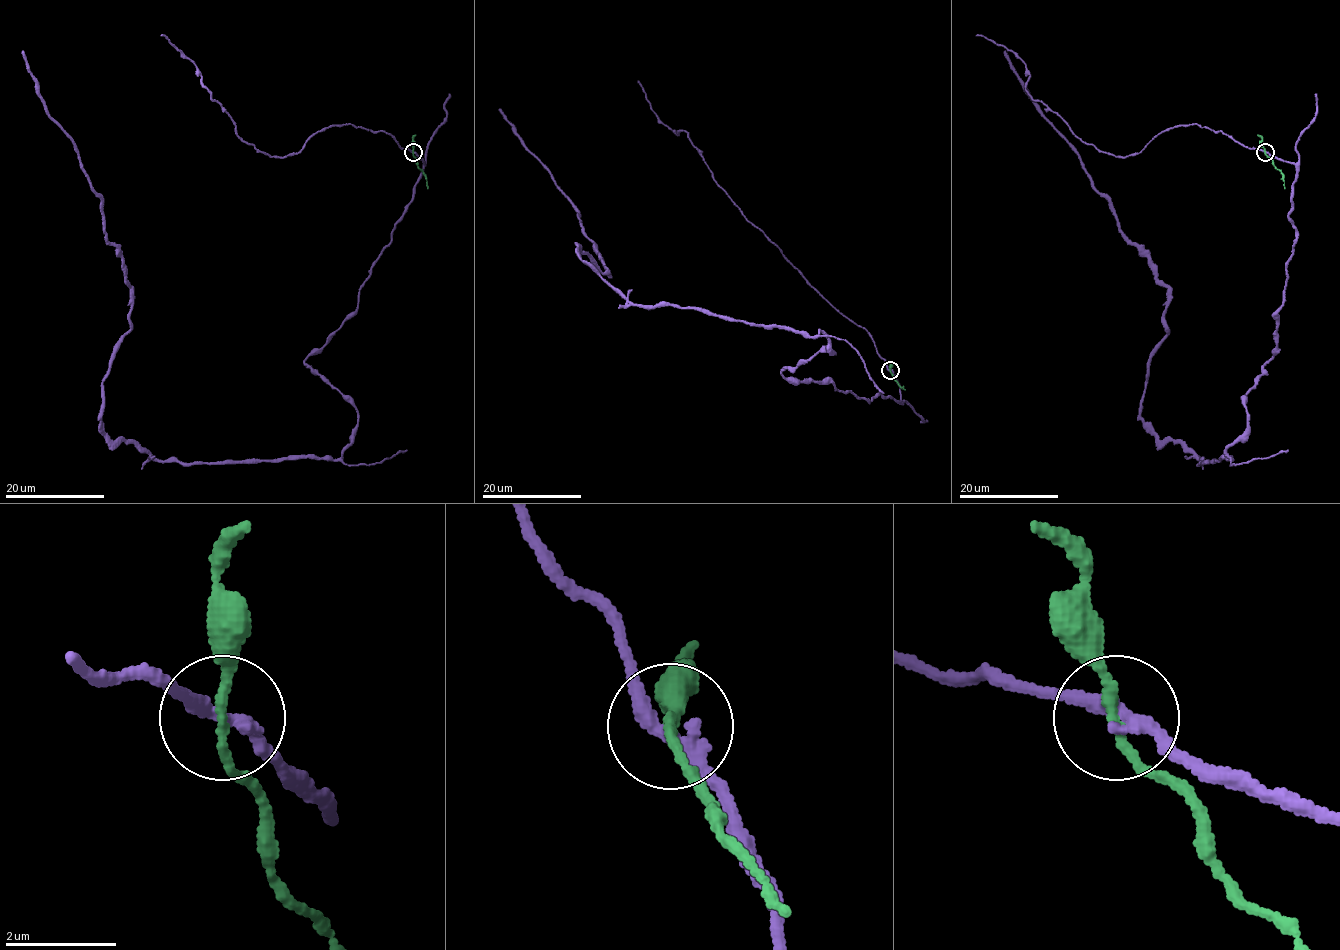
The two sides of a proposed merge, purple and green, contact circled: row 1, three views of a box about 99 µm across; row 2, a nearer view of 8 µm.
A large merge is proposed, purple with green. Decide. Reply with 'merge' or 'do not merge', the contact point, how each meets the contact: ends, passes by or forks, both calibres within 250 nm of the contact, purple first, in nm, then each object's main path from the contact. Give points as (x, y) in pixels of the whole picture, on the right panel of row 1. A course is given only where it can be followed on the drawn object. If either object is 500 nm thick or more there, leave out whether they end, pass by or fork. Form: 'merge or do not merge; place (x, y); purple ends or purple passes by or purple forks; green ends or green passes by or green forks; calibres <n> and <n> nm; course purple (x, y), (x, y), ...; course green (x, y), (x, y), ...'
do not merge; place (1265, 152); purple passes by; green passes by; calibres 280 and 160 nm; course purple (1264, 152), (1297, 175), (1277, 347), (1246, 395), (1231, 460), (1200, 464), (1141, 417), (1168, 289), (1006, 50); course green (1264, 152), (1281, 173), (1284, 189)

